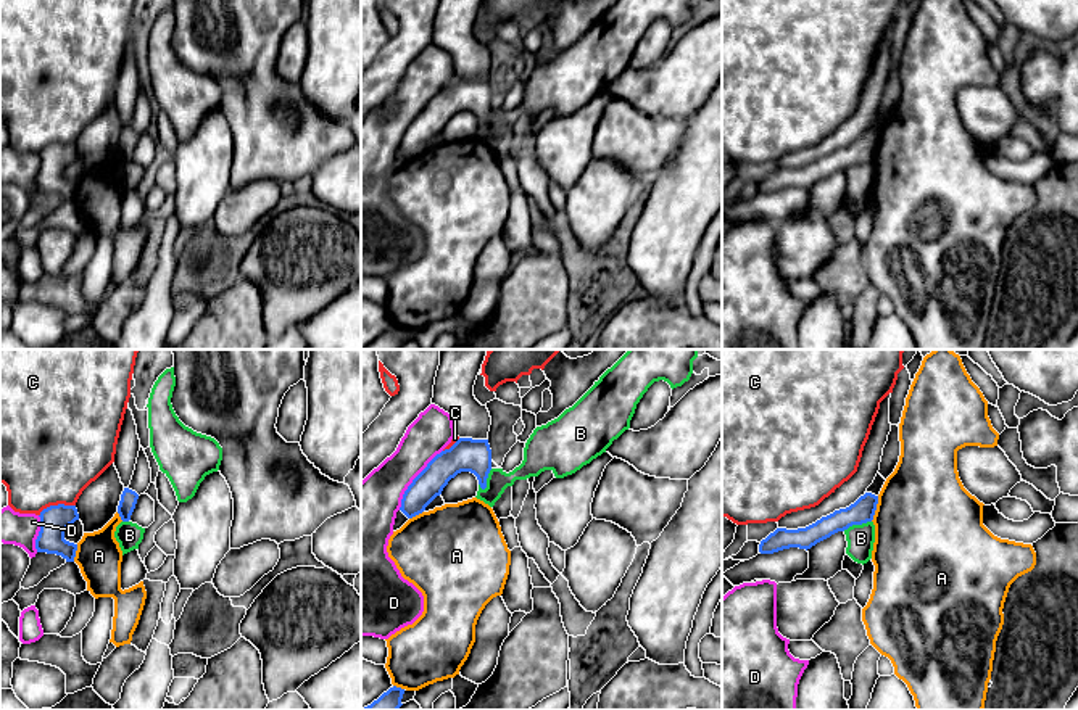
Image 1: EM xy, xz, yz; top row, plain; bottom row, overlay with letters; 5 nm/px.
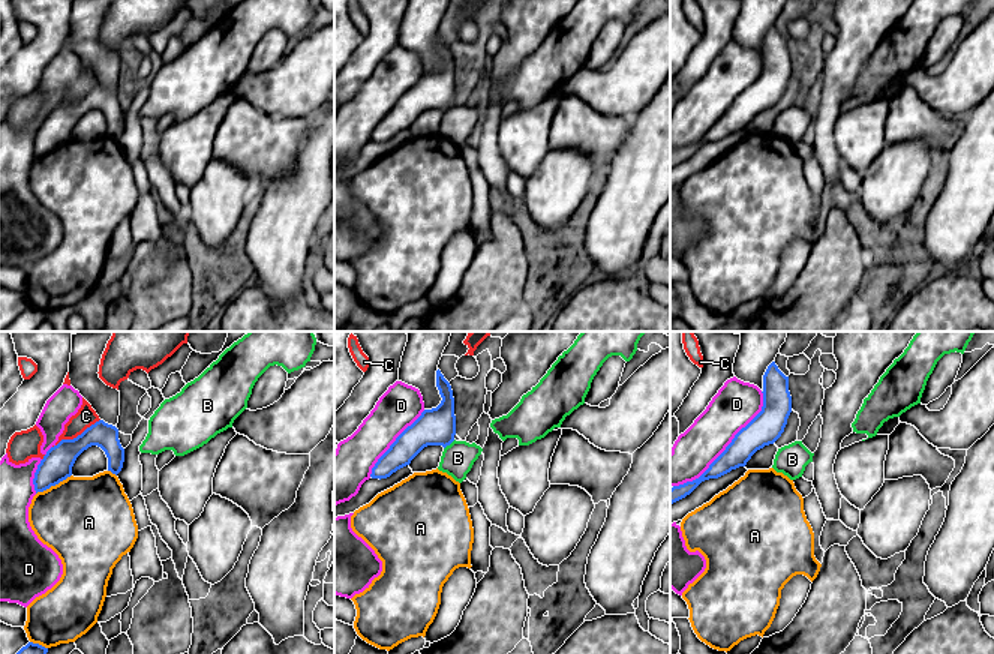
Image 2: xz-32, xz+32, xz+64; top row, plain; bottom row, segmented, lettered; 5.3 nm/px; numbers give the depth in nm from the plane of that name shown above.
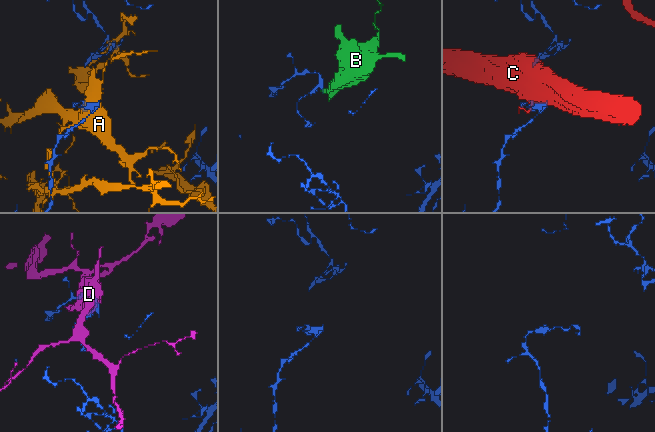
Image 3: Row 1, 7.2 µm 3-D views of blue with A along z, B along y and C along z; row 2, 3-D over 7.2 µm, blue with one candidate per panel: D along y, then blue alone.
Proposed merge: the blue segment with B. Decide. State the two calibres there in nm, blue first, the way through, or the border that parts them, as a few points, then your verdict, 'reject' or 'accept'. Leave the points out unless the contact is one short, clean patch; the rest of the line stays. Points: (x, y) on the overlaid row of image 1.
170 nm thick on the blue side, 110 nm on the other; border along xz (492, 469), (482, 490); reject

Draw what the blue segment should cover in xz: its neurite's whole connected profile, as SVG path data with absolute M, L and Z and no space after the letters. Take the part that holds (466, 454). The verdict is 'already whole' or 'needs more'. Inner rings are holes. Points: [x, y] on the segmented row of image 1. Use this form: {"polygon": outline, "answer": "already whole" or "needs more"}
{"polygon": "M459 438L450 449L437 454L413 480L403 494L400 510L413 518L442 494L451 478L461 472L477 477L482 489L491 470L491 449L488 440Z", "answer": "already whole"}

